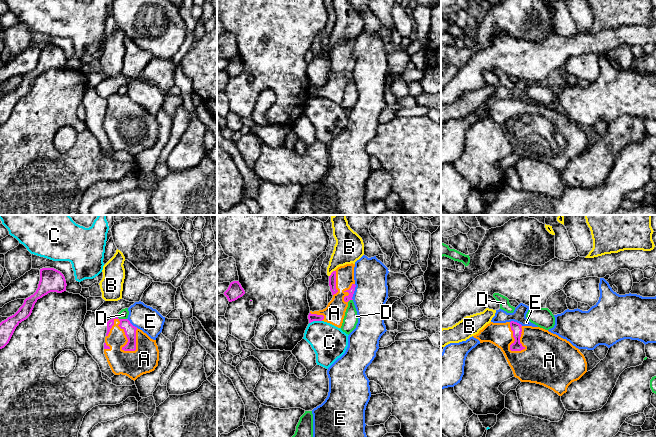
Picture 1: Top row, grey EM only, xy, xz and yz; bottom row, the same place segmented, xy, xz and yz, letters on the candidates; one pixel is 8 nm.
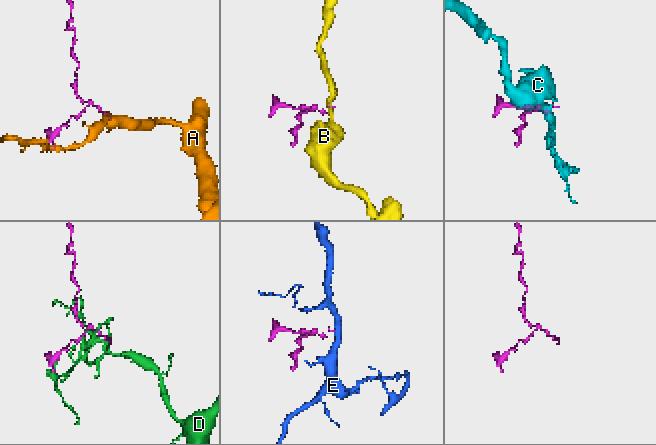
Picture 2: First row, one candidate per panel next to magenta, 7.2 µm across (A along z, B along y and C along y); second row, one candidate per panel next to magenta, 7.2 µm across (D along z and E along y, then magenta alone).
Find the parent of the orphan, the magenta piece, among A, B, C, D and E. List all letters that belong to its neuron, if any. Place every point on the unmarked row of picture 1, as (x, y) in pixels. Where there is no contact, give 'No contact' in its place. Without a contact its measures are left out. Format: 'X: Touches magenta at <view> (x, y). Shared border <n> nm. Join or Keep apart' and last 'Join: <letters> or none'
A: Touches magenta at xy (127, 114). Shared border 320 nm. Join
B: Touches magenta at xz (331, 49). Shared border 70 nm. Keep apart
C: Touches magenta at xz (315, 96). Shared border 110 nm. Keep apart
D: Touches magenta at xy (122, 95). Shared border 80 nm. Keep apart
E: Touches magenta at xz (353, 68). Shared border 130 nm. Keep apart
Join: A

